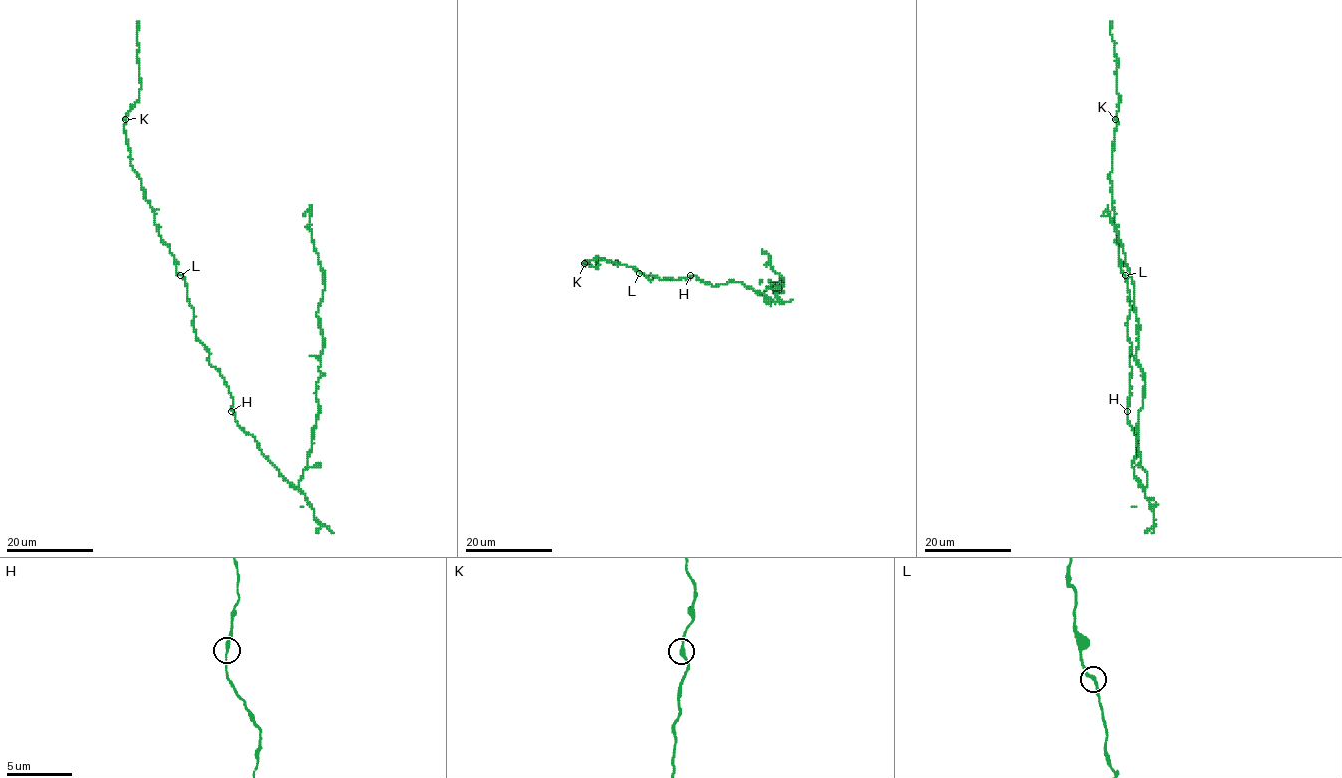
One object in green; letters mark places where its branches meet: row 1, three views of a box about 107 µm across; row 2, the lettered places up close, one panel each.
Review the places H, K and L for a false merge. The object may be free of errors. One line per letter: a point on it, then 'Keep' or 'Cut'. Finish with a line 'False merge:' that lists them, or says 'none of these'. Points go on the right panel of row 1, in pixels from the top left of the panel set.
H: Place: (1127, 411). Keep
K: Place: (1115, 119). Keep
L: Place: (1125, 275). Keep
False merge: none of these

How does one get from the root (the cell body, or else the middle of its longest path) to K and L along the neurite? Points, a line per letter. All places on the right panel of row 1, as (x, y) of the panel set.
K: (1128, 402), (1132, 369), (1127, 321), (1131, 306), (1118, 257), (1109, 177), (1115, 119)
L: (1128, 402), (1132, 369), (1129, 363), (1131, 342), (1127, 321), (1131, 306), (1125, 275)

